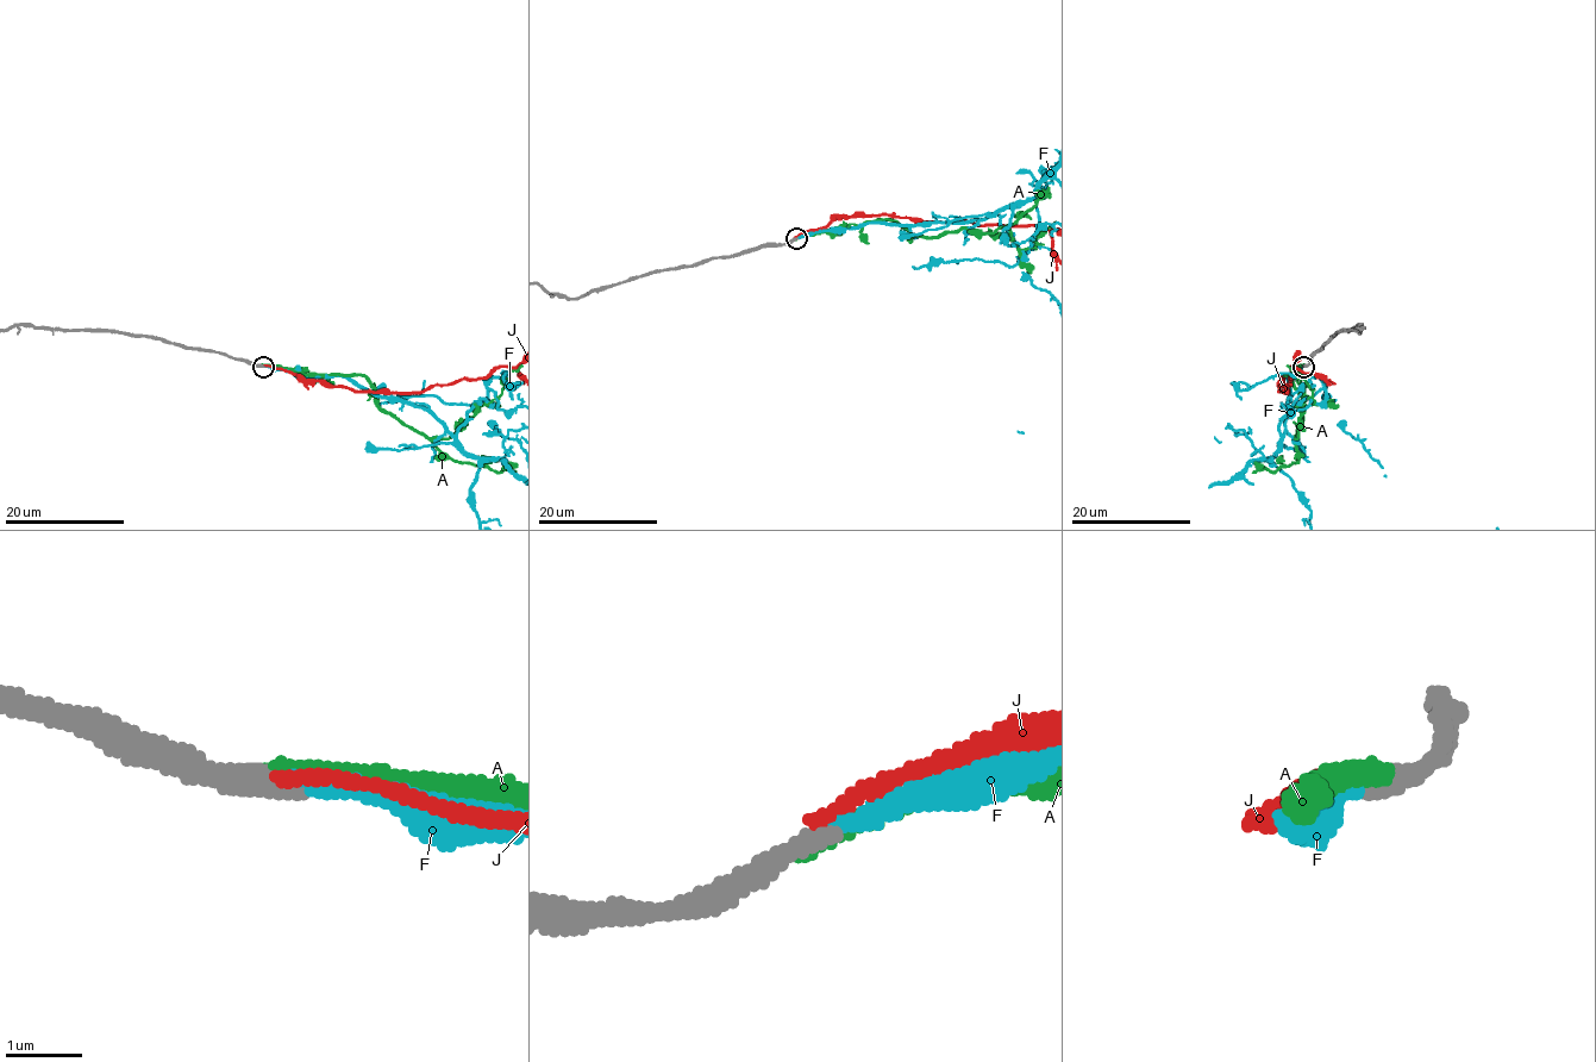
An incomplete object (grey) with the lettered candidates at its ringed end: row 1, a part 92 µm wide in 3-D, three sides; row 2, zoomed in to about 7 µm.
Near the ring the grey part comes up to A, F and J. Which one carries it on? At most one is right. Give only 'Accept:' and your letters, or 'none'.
Accept: F

